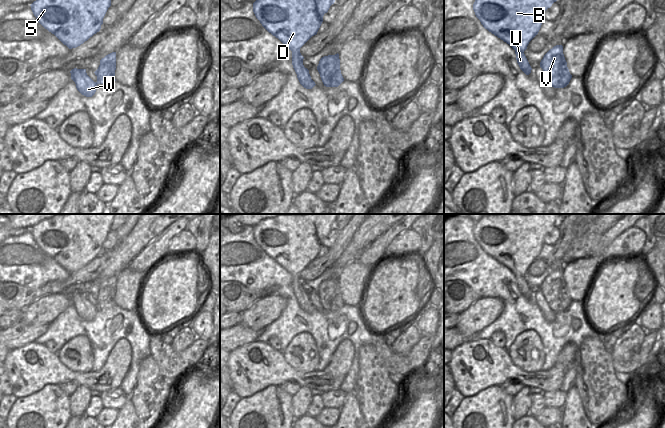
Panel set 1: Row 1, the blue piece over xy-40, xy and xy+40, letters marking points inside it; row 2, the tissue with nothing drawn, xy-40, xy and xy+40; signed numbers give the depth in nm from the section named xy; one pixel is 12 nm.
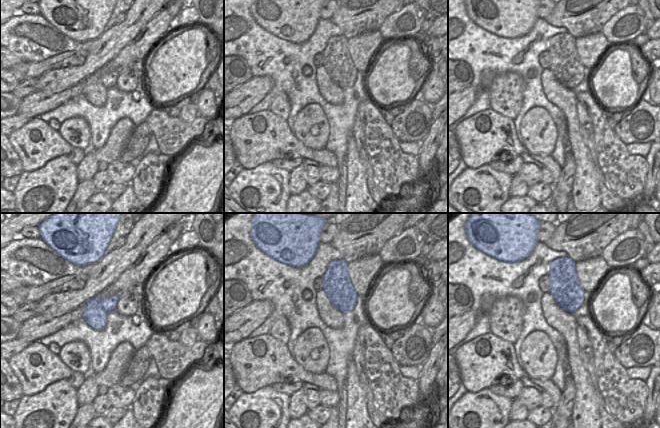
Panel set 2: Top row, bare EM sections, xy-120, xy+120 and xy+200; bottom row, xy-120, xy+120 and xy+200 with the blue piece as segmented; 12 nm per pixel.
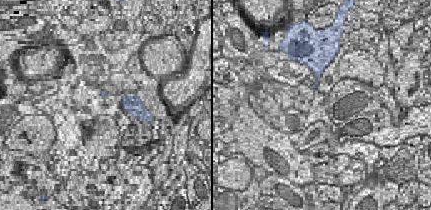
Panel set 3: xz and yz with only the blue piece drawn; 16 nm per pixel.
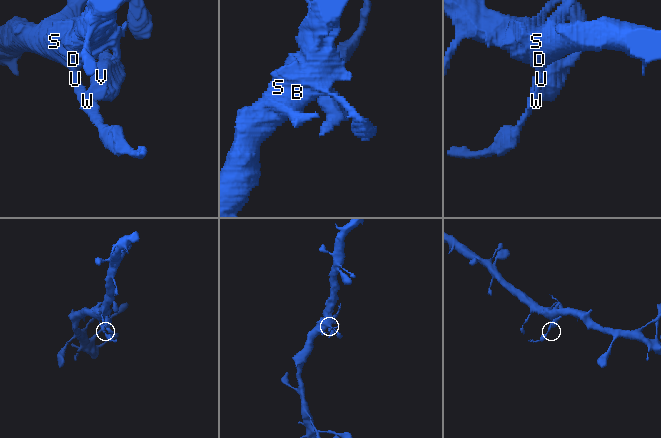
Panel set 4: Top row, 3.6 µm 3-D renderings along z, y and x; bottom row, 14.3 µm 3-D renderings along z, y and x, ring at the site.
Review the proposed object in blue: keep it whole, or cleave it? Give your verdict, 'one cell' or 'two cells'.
two cells

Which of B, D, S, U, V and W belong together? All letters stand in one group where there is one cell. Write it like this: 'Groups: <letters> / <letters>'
Groups: B D S / U V W.

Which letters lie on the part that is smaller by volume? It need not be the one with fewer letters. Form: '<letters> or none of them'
U, V, W

